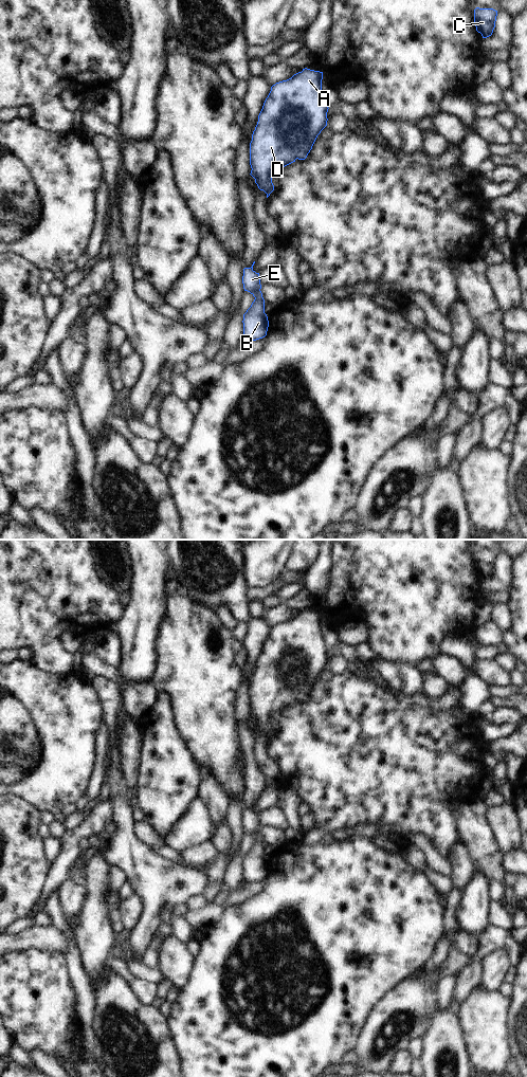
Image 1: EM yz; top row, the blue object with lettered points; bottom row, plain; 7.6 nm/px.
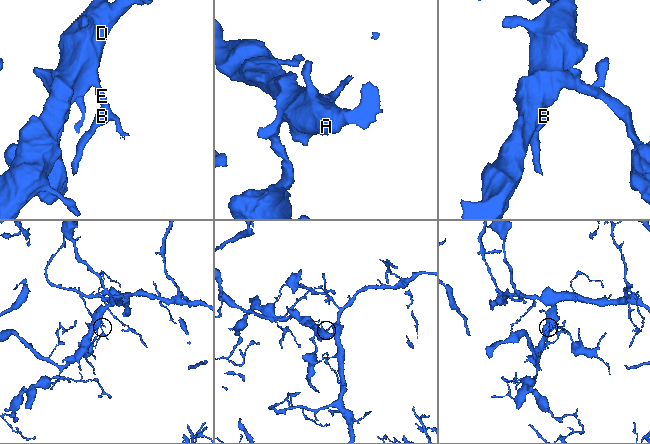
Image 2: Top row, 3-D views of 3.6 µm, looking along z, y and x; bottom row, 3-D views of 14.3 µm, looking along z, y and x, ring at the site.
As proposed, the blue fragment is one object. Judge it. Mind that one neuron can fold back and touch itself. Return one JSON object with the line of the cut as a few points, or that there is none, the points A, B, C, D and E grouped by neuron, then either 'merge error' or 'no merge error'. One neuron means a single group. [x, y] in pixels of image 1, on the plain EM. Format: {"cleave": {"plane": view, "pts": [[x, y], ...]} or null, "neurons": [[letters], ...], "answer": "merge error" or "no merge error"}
{"cleave": null, "neurons": [["A", "B", "C", "D", "E"]], "answer": "no merge error"}

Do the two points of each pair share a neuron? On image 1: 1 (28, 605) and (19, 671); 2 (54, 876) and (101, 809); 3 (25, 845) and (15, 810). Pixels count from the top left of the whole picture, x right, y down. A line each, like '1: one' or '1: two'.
1: two
2: one
3: one

